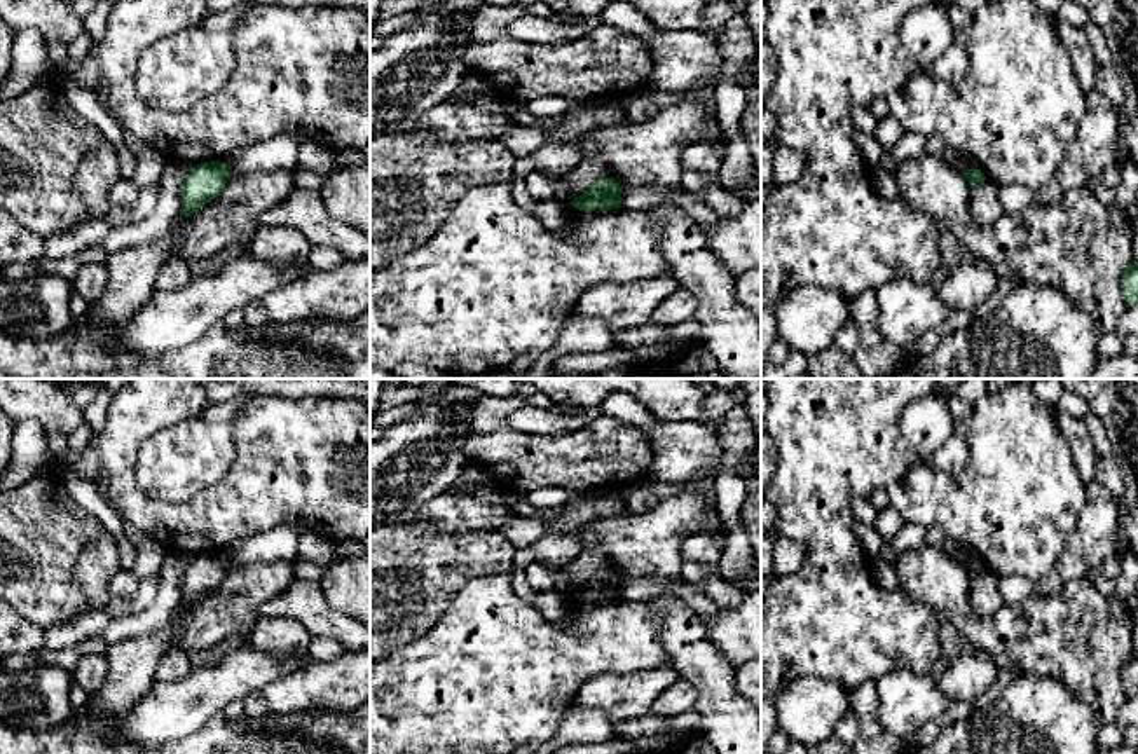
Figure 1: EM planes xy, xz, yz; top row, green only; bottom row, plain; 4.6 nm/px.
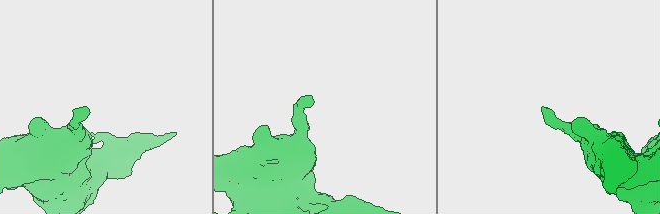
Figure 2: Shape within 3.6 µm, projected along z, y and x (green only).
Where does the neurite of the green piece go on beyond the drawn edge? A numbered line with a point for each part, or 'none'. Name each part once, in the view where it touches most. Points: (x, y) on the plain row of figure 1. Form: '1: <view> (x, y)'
none

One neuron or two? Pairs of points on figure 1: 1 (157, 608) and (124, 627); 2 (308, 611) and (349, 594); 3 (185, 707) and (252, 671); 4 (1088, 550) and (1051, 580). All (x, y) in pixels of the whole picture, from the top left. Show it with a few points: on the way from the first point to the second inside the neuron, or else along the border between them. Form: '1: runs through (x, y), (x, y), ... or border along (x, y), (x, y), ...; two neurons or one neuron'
1: runs through (149, 616), (142, 623), (133, 625); one neuron
2: border along (318, 582), (325, 603), (351, 618); two neurons
3: runs through (201, 693), (234, 678); one neuron
4: runs through (1079, 557), (1060, 576); one neuron

